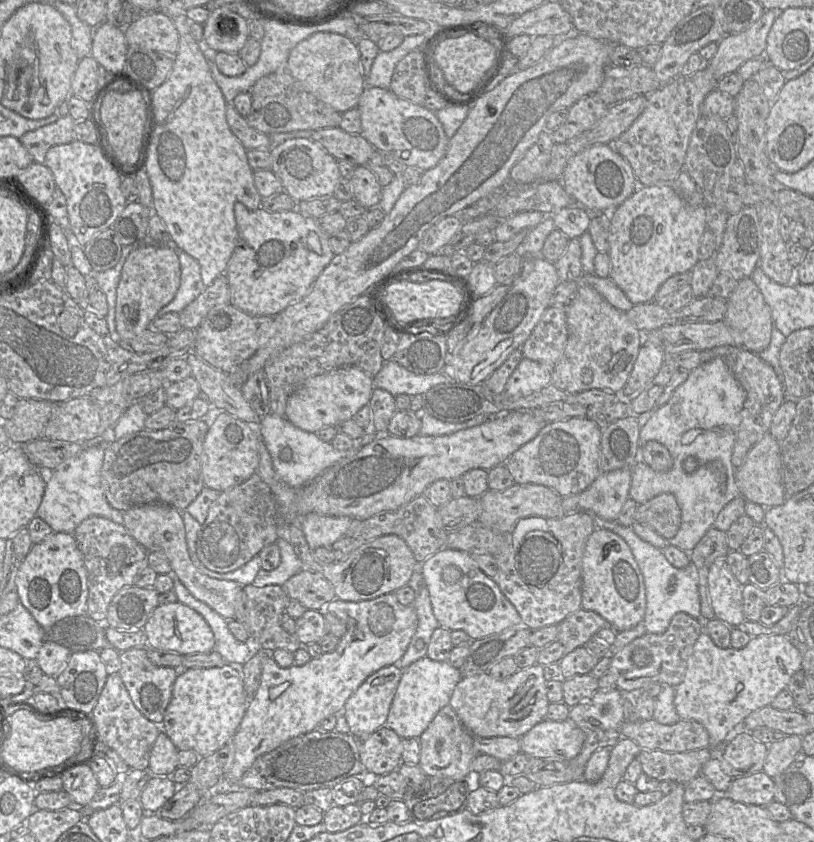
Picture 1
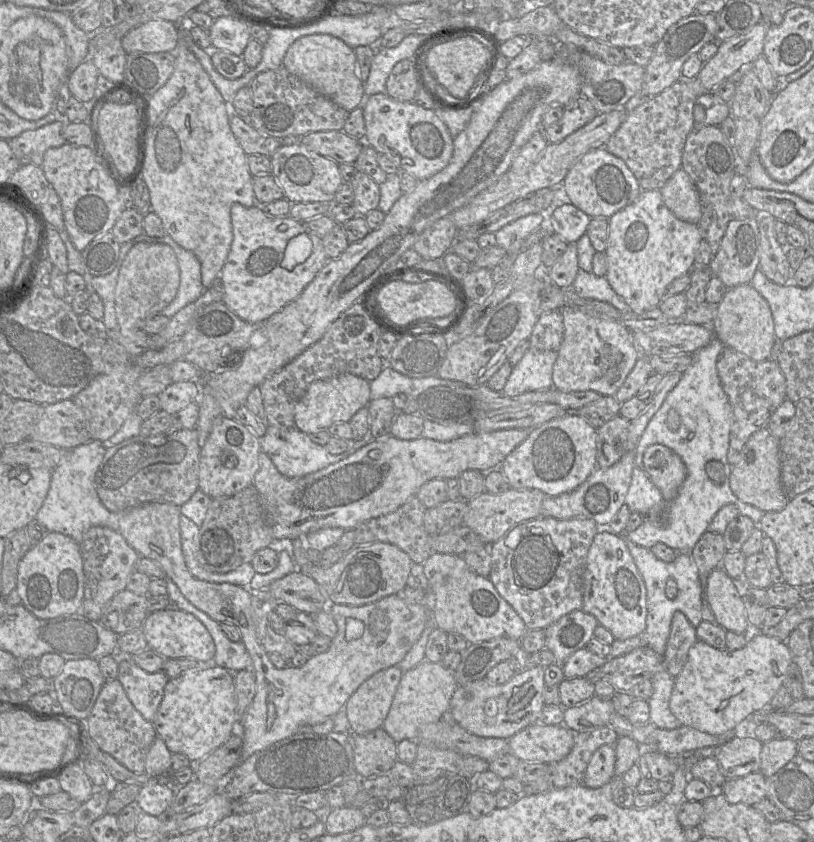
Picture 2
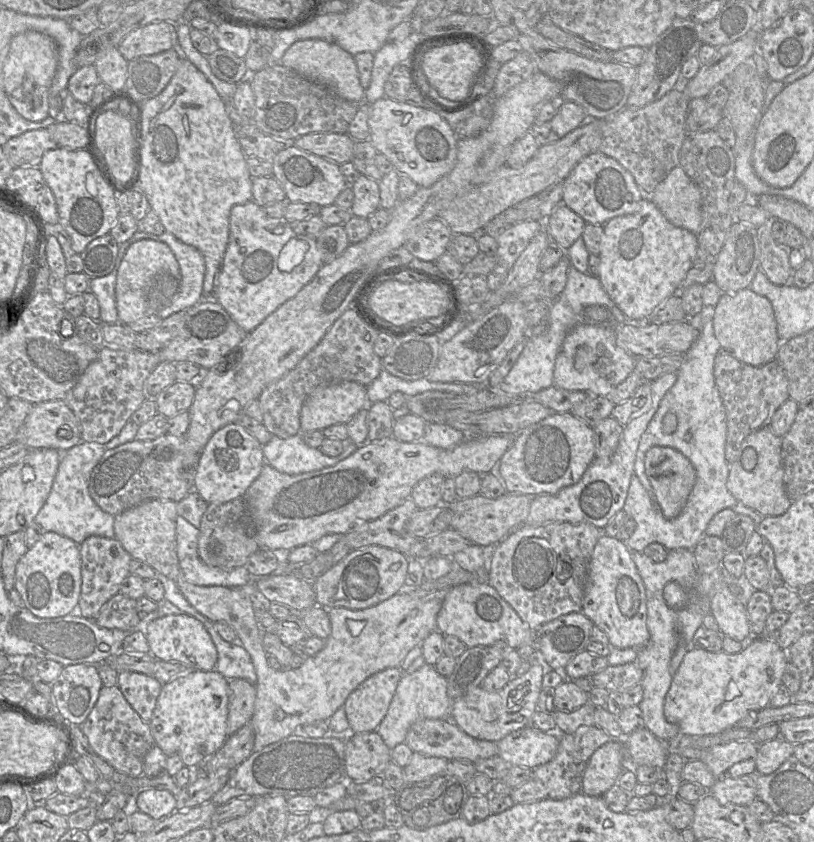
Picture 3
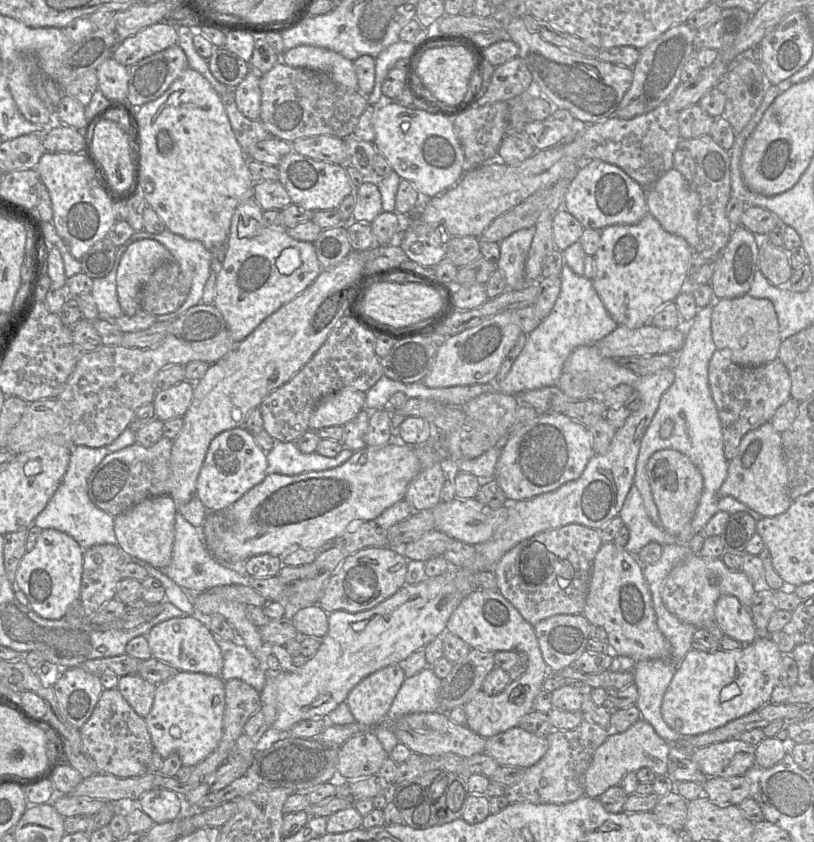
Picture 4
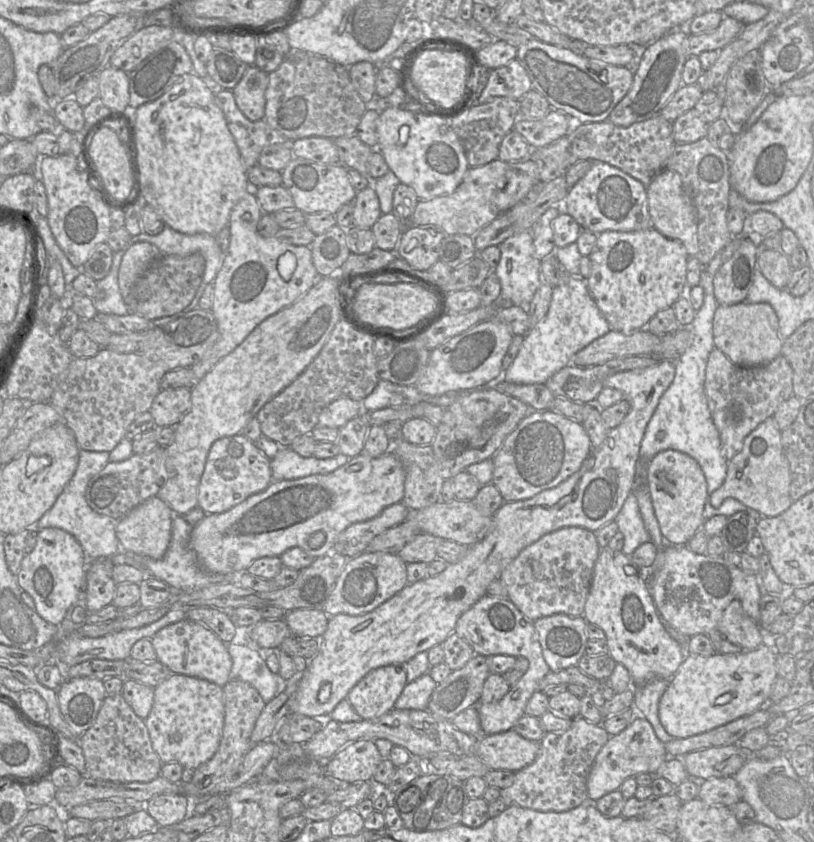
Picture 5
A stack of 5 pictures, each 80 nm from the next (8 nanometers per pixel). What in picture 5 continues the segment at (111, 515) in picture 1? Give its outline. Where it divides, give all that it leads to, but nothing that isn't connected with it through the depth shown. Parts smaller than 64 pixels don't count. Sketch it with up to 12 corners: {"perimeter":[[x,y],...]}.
{"perimeter":[[80,450],[76,471],[38,520],[75,537],[88,560],[119,552],[116,521],[85,498],[105,451]]}

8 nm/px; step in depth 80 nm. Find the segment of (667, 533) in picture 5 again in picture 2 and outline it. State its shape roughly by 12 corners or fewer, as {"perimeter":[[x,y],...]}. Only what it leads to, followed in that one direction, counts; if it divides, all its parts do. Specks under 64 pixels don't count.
{"perimeter":[[652,444],[643,465],[664,500],[687,475],[681,457]]}

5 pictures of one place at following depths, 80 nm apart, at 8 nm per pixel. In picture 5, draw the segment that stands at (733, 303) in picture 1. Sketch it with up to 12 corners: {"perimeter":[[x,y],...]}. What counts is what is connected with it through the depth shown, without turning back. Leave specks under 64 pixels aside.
{"perimeter":[[768,303],[719,305],[715,347],[735,365],[781,354]]}

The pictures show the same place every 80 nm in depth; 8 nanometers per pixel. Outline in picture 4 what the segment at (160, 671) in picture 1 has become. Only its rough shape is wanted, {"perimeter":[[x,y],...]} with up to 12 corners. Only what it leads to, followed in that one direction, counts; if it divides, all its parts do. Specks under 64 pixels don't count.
{"perimeter":[[138,674],[119,678],[117,688],[144,719],[156,686]]}

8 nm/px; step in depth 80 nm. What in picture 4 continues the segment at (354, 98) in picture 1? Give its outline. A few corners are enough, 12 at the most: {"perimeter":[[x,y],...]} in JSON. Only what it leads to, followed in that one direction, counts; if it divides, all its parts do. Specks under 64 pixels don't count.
{"perimeter":[[299,45],[285,51],[290,67],[323,72],[359,91],[353,61],[331,50]]}

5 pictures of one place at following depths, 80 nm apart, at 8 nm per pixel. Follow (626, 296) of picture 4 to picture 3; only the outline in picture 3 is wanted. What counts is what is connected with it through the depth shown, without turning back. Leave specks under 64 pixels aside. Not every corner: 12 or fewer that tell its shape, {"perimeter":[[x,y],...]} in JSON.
{"perimeter":[[648,196],[603,226],[598,278],[649,321],[693,267],[697,235]]}

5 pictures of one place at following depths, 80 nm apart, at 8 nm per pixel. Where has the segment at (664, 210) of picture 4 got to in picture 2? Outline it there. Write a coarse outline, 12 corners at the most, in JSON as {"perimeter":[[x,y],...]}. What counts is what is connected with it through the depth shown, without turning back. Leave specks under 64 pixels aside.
{"perimeter":[[683,168],[660,188],[680,220],[701,219],[699,192]]}

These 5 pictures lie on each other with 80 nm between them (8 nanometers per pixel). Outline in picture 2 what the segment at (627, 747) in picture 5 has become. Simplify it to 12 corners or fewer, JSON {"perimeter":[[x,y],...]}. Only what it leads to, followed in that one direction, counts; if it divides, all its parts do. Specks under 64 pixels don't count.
{"perimeter":[[615,746],[591,756],[582,783],[598,788],[614,778]]}

